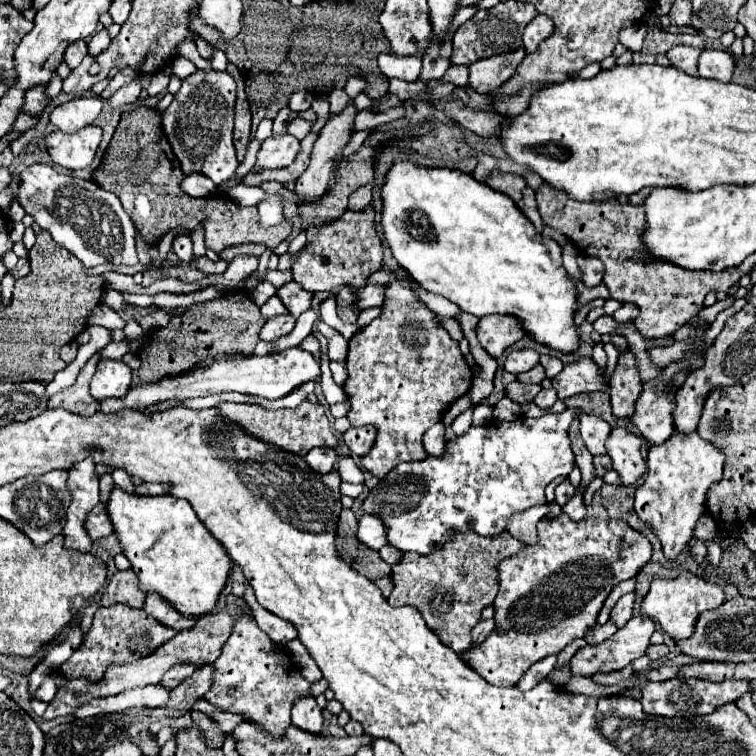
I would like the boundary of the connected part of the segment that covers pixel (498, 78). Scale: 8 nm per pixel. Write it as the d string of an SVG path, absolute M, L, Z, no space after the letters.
M525 48L509 54L497 54L491 58L481 58L469 66L469 86L479 94L489 94L499 88L515 72L517 64L525 58Z

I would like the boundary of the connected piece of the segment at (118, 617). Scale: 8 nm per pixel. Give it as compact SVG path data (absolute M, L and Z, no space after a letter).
M125 604L103 606L95 612L93 626L91 626L87 638L83 640L79 650L75 650L73 656L61 666L61 670L65 672L67 678L73 678L73 676L101 676L101 672L105 672L105 668L109 664L115 664L115 662L117 664L119 662L129 664L129 660L139 660L141 656L147 656L149 652L159 648L165 640L173 638L175 634L177 634L177 630L173 630L169 626L163 626L153 616L149 616L145 610L129 608Z

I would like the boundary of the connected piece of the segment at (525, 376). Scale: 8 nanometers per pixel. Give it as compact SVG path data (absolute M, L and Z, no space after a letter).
M537 364L537 366L533 366L529 372L523 372L523 374L519 374L517 376L517 380L519 382L531 382L531 384L541 384L541 380L545 378L545 368L541 366L541 364Z

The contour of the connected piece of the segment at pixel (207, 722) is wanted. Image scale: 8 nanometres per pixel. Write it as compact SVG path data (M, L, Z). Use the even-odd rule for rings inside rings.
M192 711L191 717L195 724L201 728L201 731L207 740L207 745L210 748L221 749L225 739L225 733L220 730L219 725L207 714L199 711Z

